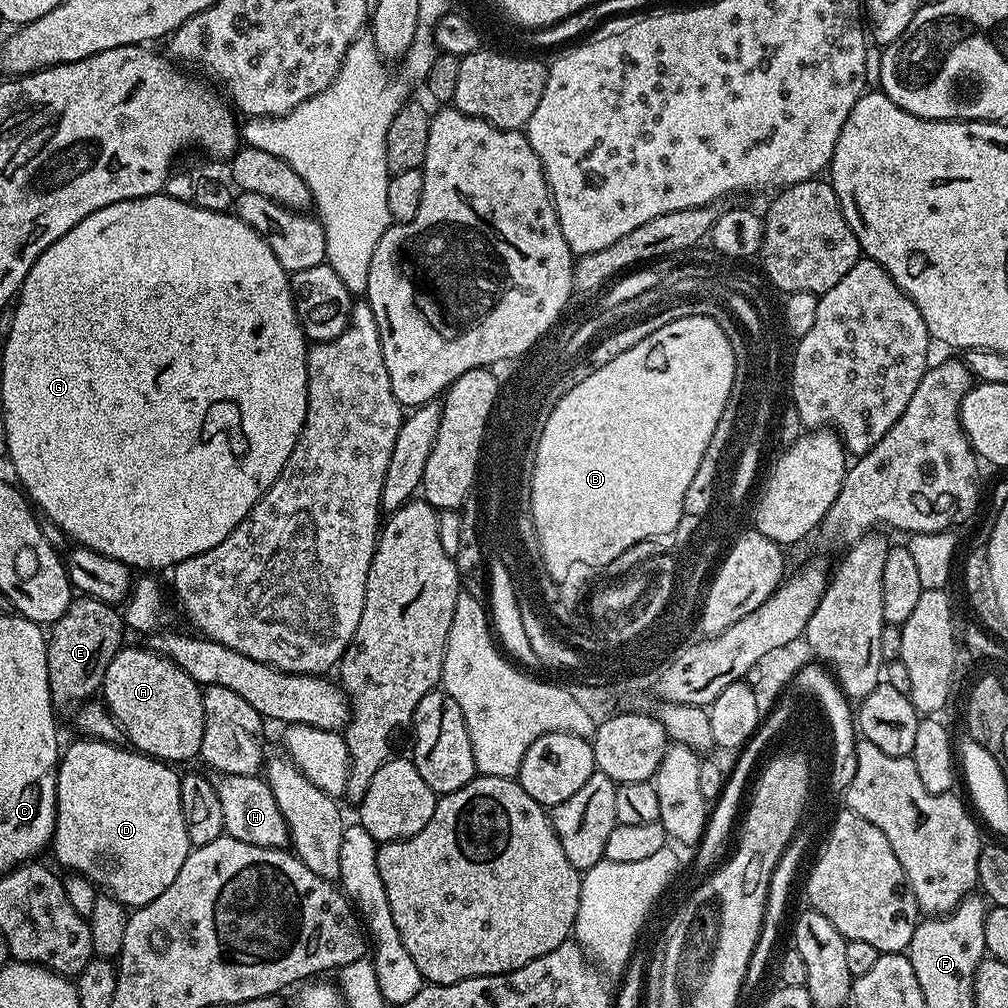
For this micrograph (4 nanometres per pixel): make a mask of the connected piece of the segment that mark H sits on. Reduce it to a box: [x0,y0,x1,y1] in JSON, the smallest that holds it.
[211,774,290,849]

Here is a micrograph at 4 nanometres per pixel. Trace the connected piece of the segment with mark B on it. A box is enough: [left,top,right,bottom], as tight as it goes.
[532,316,736,582]

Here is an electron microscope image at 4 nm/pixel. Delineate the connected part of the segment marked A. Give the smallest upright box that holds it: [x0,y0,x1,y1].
[102,646,204,762]

